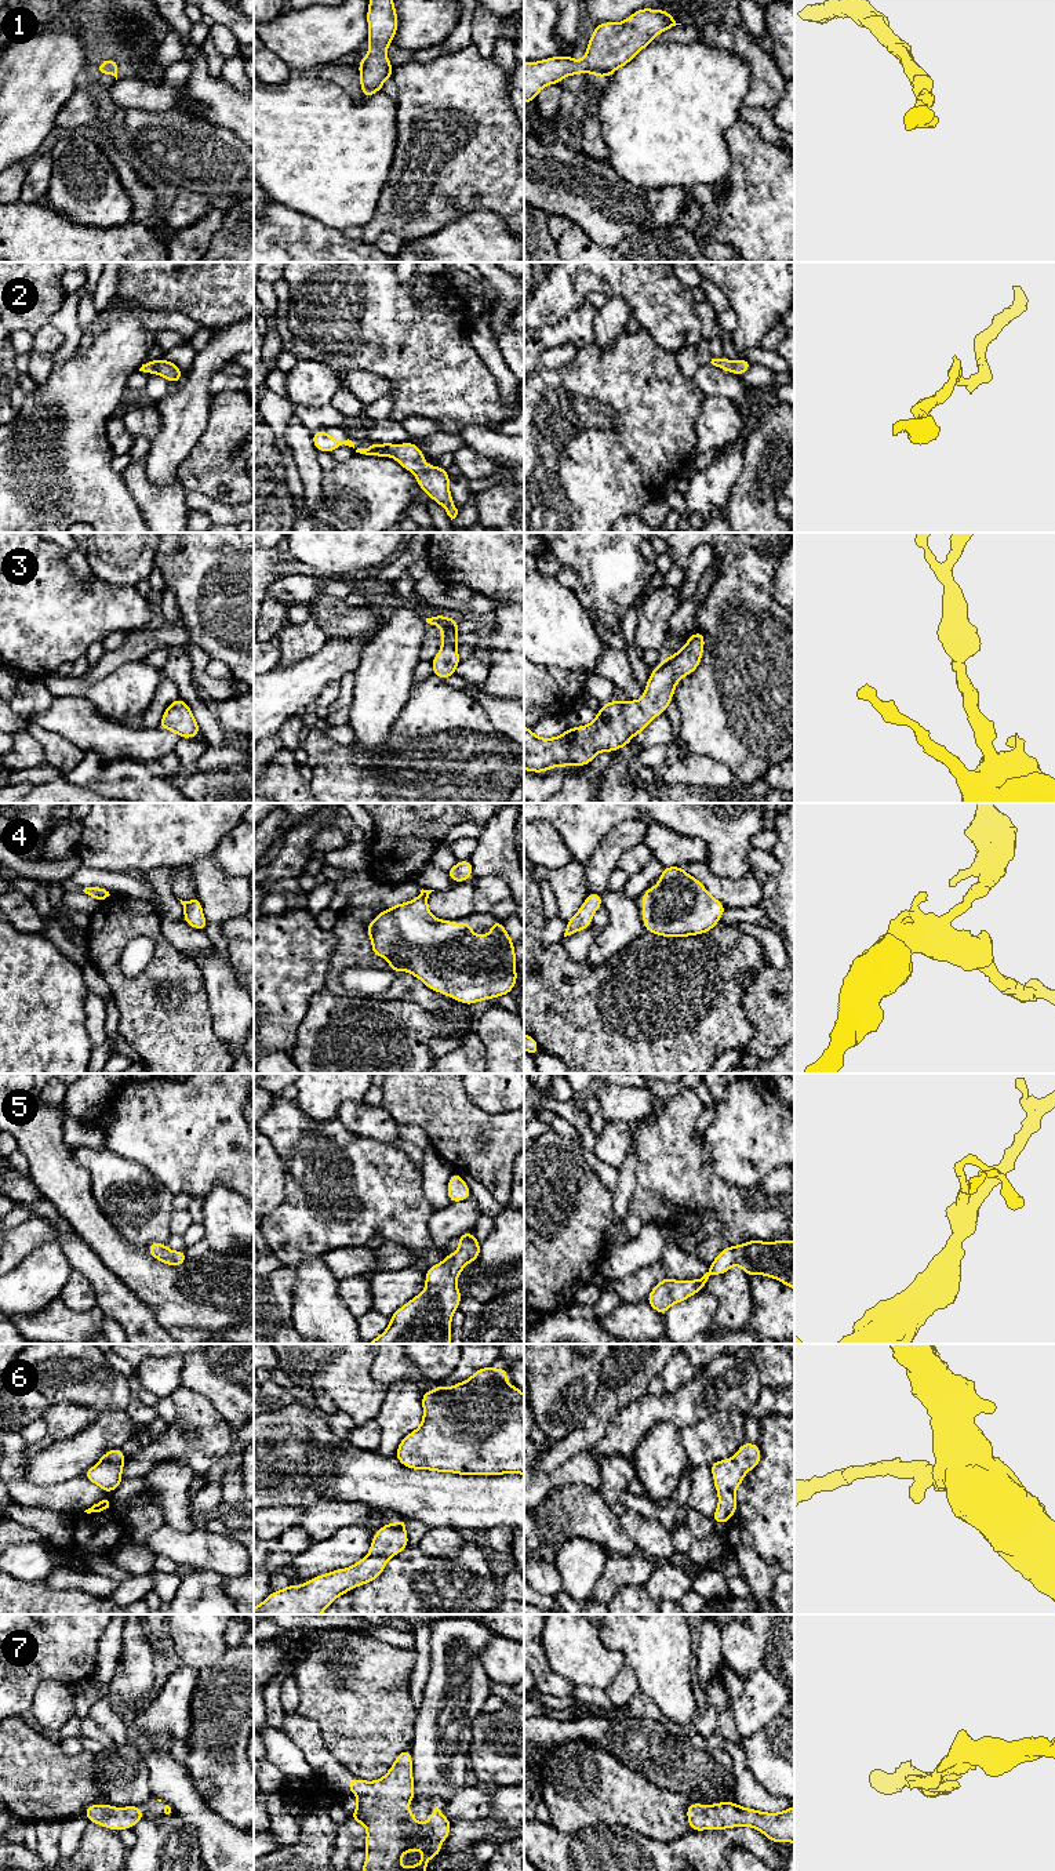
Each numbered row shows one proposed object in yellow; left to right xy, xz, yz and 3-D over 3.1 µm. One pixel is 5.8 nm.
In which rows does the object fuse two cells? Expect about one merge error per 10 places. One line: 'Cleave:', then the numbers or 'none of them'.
Cleave: none of them

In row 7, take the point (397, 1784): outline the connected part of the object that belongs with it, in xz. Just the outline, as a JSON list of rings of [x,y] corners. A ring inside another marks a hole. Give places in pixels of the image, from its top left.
[[[410,1748],[396,1756],[382,1779],[364,1781],[356,1777],[348,1781],[348,1790],[357,1796],[350,1821],[367,1828],[361,1871],[426,1871],[429,1860],[443,1852],[440,1843],[448,1838],[452,1823],[437,1806],[428,1821],[419,1824],[407,1808],[415,1799]],[[419,1849],[422,1860],[403,1868],[401,1856]]]

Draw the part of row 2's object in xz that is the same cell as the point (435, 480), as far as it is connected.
[[[371,443],[368,448],[357,448],[356,453],[375,457],[389,455],[396,459],[404,469],[416,476],[418,486],[445,509],[451,520],[456,517],[458,509],[454,506],[450,493],[448,471],[437,465],[428,466],[421,448],[415,443]]]

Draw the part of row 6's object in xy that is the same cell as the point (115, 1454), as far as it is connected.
[[[121,1449],[109,1450],[98,1460],[97,1465],[86,1471],[84,1476],[98,1487],[114,1492],[123,1482],[124,1457]]]

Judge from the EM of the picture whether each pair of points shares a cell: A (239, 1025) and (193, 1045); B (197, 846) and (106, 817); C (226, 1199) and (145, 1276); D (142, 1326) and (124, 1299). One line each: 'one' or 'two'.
A: two
B: one
C: two
D: one

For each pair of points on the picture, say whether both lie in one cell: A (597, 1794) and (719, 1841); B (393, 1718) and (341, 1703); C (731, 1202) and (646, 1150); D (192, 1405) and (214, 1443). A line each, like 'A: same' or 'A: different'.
A: different
B: same
C: same
D: same

